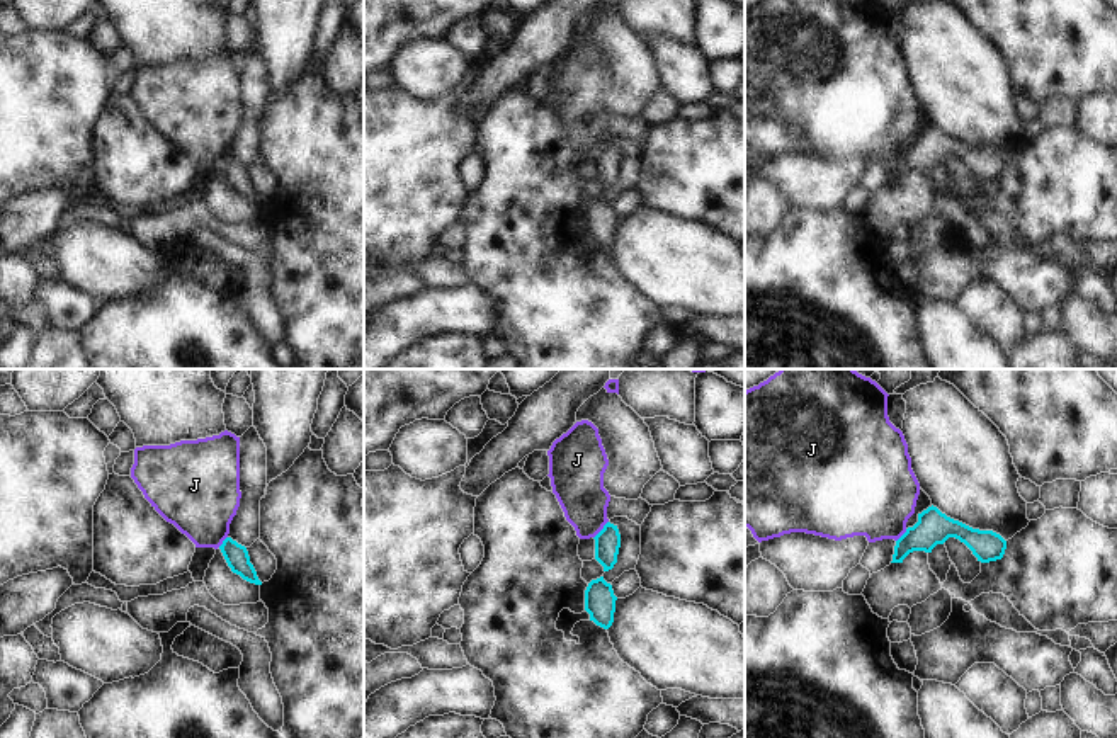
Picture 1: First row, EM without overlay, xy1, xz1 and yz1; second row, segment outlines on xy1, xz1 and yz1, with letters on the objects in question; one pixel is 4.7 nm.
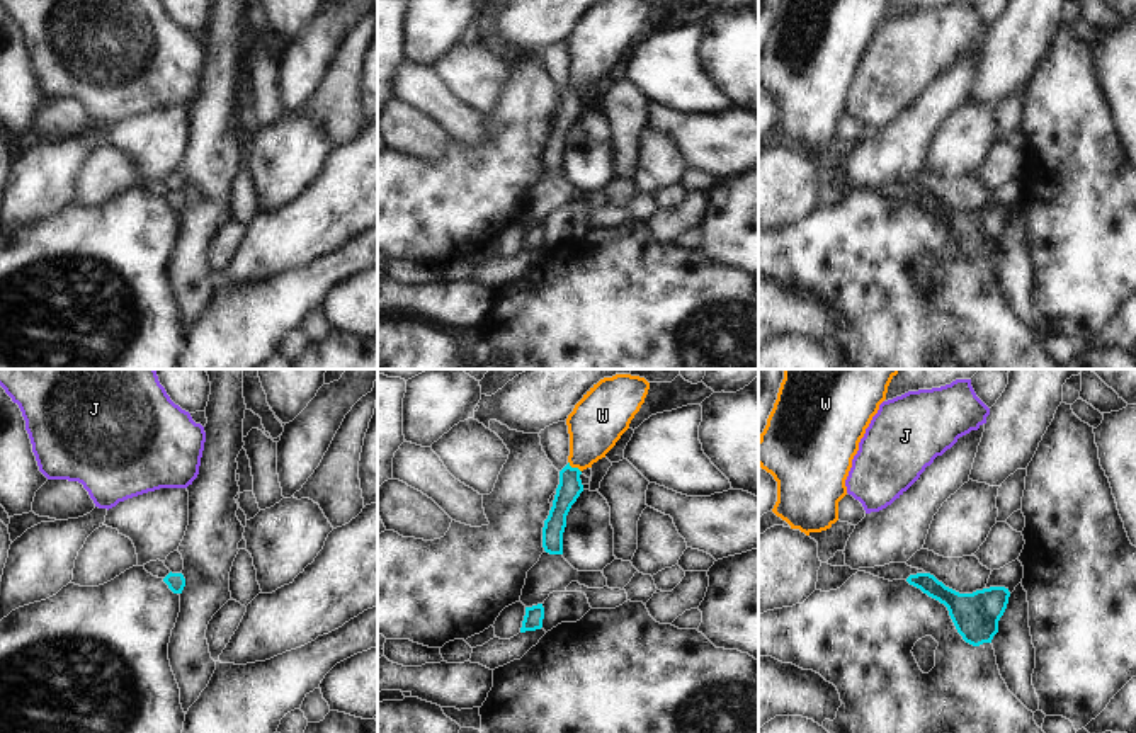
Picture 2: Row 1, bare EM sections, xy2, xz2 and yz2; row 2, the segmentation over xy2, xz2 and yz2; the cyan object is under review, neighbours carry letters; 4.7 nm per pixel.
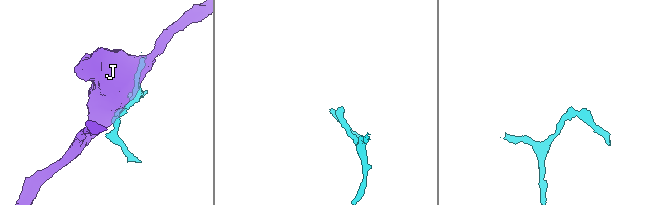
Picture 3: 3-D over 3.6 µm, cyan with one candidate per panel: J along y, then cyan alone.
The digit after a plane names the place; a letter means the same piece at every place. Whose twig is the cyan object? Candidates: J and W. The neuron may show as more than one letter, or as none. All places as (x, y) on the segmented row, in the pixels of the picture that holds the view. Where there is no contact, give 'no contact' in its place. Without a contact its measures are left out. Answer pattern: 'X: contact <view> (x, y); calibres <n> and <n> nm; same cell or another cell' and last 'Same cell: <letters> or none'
J: contact xz1 (602, 529); calibres 120 and 240 nm; another cell
W: contact xz2 (573, 468); calibres 120 and 260 nm; same cell
Same cell: W

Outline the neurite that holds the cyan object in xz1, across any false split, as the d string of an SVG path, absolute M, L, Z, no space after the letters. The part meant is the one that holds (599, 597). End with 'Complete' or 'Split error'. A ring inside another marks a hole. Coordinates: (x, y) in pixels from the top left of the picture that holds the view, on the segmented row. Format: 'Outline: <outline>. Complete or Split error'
Outline: M604 576L592 580L585 590L585 610L590 614L590 621L609 629L614 622L615 600L612 585Z. Complete

